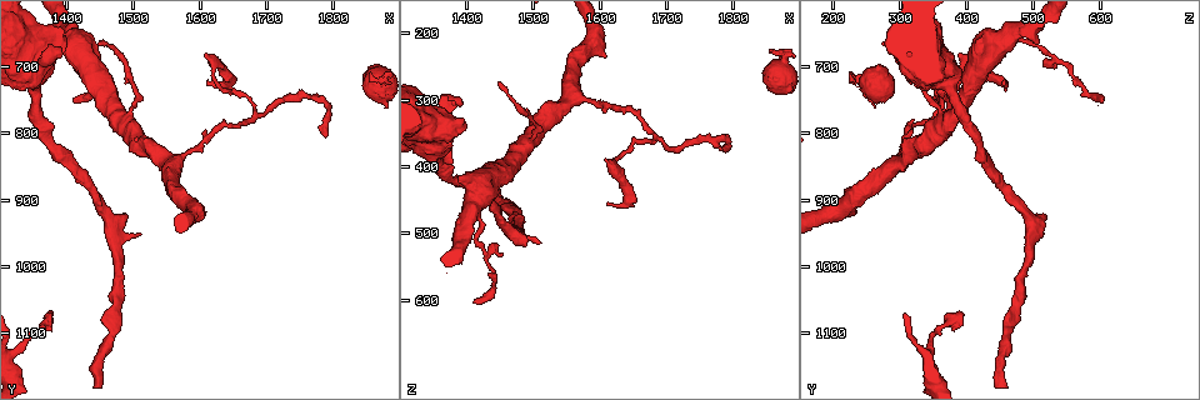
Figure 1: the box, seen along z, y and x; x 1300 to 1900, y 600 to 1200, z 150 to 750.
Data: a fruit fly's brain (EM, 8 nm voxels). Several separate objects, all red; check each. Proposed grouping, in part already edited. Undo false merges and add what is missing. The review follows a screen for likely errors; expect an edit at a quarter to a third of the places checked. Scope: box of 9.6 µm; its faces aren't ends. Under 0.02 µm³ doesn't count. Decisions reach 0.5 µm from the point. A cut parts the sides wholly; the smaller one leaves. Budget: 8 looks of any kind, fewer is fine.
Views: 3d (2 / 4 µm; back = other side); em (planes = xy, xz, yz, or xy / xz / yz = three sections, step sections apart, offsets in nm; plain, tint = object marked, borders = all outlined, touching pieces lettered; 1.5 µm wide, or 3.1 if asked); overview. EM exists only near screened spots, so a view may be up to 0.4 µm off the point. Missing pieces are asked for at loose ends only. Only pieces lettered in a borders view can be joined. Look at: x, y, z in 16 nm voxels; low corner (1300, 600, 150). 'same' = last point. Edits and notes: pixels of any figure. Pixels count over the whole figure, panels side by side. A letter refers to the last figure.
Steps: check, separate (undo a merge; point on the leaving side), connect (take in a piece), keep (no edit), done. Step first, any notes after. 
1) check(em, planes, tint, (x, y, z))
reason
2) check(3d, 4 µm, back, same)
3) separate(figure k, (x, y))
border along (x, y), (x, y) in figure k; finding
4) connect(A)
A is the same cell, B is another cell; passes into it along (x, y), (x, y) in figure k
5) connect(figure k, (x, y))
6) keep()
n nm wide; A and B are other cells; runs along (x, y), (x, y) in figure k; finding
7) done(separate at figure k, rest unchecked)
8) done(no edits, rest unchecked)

check(3d, 2 µm, (1485, 930, 520))
an open end

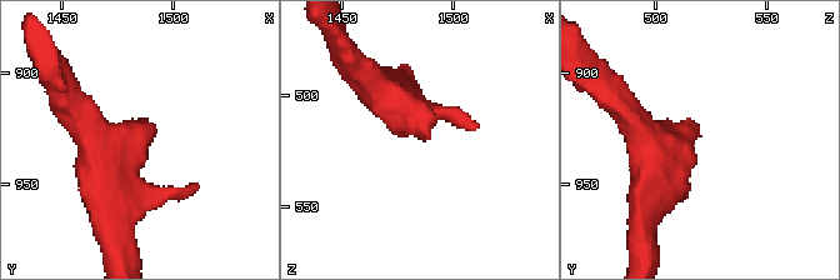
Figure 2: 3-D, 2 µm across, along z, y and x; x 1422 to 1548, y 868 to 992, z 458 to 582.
check(em, 3.1 µm, planes, borders, (1487, 929, 520))
arms of 240, 260 nm; now the EM

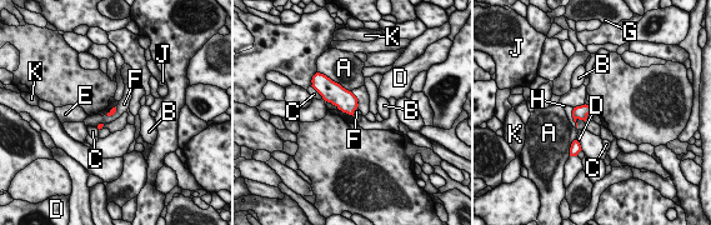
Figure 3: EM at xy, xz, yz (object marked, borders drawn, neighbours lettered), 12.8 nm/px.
keep()
A, B, C, D, E, F, G, H, J and K are other cells; border along (116, 106), (113, 114), (106, 115) in figure 3; no lettered piece goes on from it

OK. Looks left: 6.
check(em, planes, borders, (1375, 1070, 395))
free end

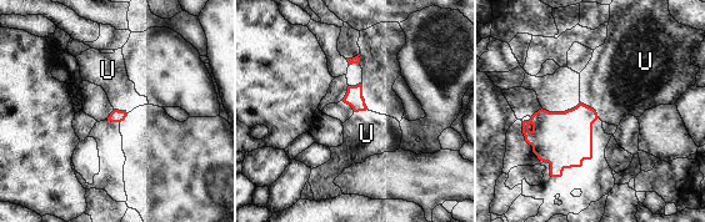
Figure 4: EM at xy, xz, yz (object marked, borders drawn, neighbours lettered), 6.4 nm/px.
keep()
U touches over 170 nm; U is another cell; no lettered piece goes on from it

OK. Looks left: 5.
check(em, planes, tint, (1685, 770, 350))
arms part here

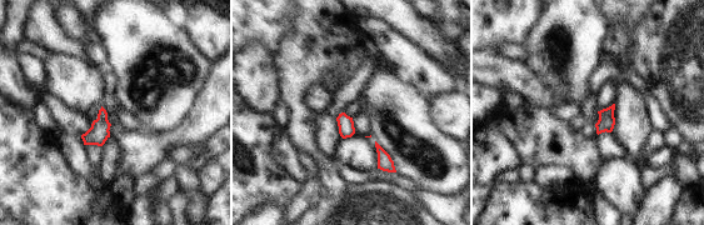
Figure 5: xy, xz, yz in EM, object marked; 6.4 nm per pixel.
check(em, planes, borders, same)

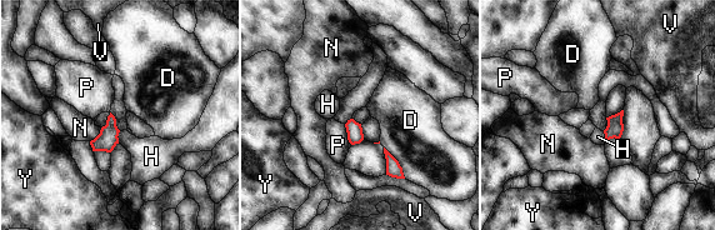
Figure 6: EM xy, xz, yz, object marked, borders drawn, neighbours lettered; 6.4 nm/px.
separate(figure 6, (616, 118))
100 nm wide; D, H, N, P, V and Y are other cells; border along (621, 120), (608, 125) in figure 6; two neurons meet here

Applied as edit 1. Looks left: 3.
done(separate at figure 6, rest unchecked)

